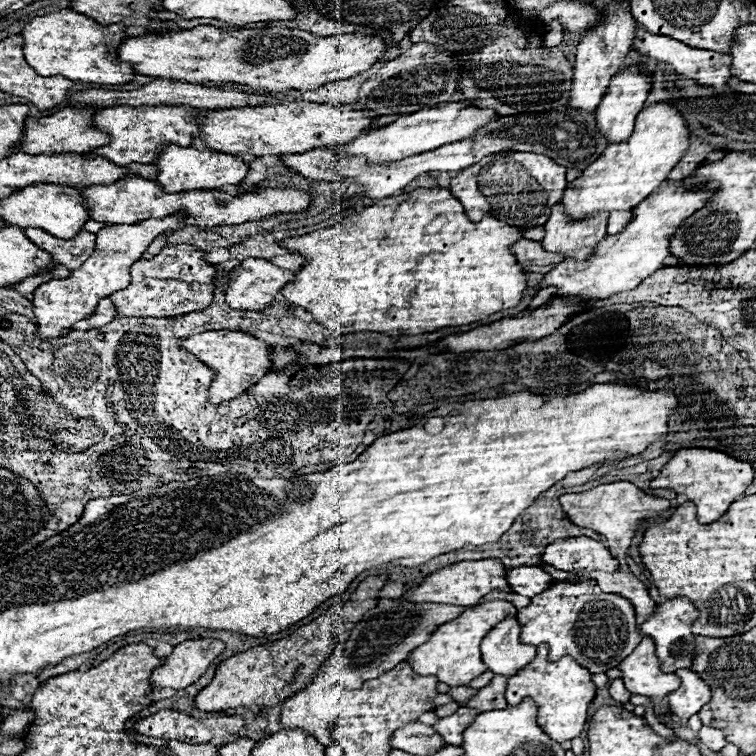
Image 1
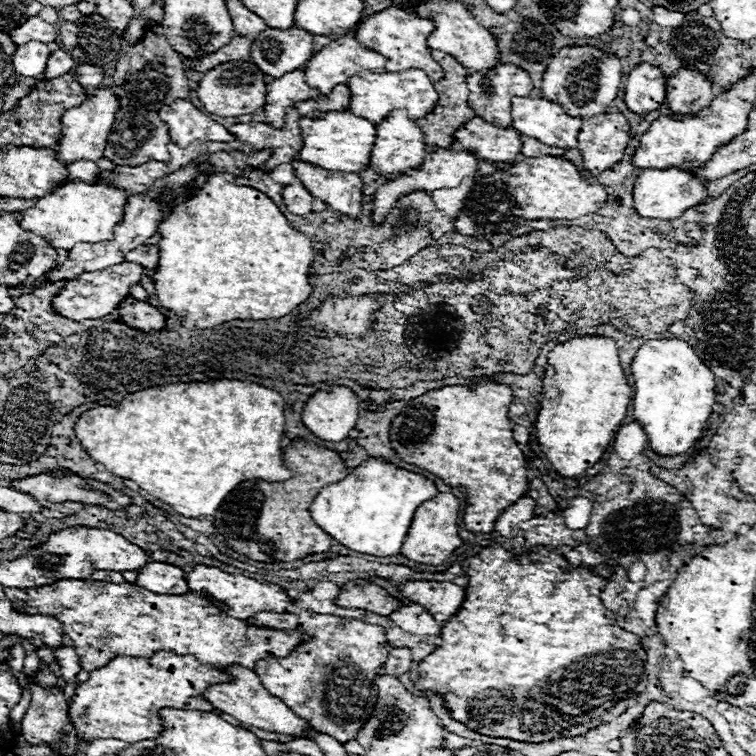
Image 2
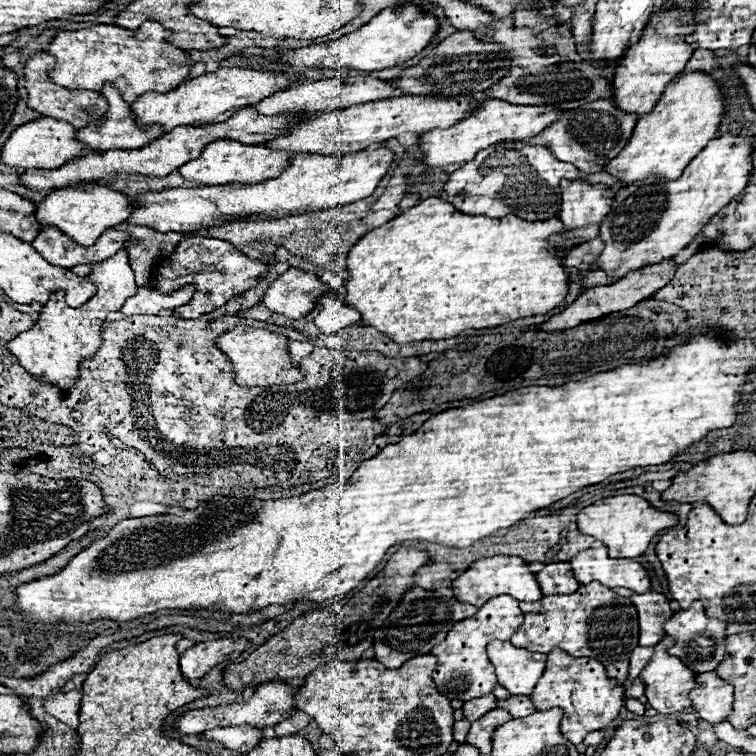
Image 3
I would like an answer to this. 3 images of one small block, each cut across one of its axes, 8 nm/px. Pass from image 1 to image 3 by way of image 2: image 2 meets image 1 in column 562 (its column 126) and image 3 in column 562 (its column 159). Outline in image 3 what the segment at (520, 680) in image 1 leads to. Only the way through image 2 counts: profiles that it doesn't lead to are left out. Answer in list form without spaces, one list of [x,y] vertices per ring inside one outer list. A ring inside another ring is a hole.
[[[556,648],[548,654],[546,670],[538,680],[534,692],[530,694],[530,700],[536,710],[562,708],[562,736],[572,744],[582,744],[586,734],[602,730],[610,720],[618,716],[624,702],[624,686],[620,686],[616,680],[610,680],[602,664],[598,664],[596,660],[574,660],[572,656],[566,656],[566,652],[558,652]]]

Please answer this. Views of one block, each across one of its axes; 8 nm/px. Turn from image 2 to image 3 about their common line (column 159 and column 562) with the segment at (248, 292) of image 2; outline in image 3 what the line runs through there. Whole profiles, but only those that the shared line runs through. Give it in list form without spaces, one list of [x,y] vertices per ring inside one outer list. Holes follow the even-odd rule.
[[[426,198],[422,200],[418,206],[408,208],[406,212],[402,212],[400,216],[396,216],[394,220],[382,224],[380,228],[370,230],[368,234],[364,234],[348,252],[348,272],[350,278],[346,280],[346,304],[350,308],[356,308],[360,312],[362,324],[364,326],[372,326],[378,332],[382,332],[384,336],[392,338],[396,344],[408,344],[408,342],[420,342],[420,340],[444,340],[444,338],[454,338],[460,336],[466,330],[482,330],[482,328],[494,328],[500,326],[504,322],[512,322],[512,320],[520,320],[526,316],[536,316],[536,314],[546,314],[548,310],[556,308],[564,298],[562,298],[562,256],[558,252],[552,252],[550,248],[572,248],[574,244],[582,242],[582,240],[570,240],[564,244],[548,244],[546,238],[550,234],[558,234],[564,232],[562,222],[558,218],[550,218],[550,220],[542,220],[542,222],[526,222],[526,220],[518,220],[516,216],[504,216],[504,218],[488,218],[488,216],[470,216],[470,214],[462,214],[458,212],[450,202],[442,200],[442,198]]]

